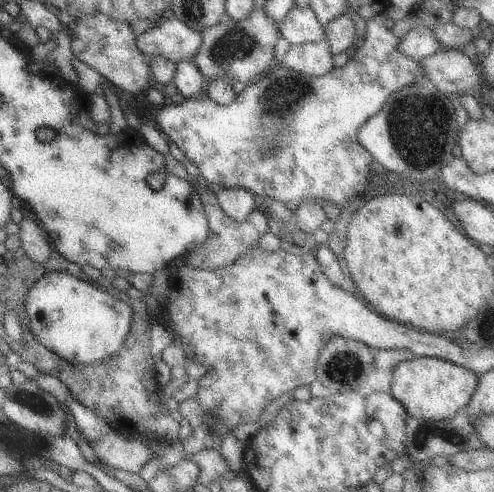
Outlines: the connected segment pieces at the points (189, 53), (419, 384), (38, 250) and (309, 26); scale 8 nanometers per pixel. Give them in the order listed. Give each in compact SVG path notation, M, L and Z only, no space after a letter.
M175 15L164 19L159 25L151 26L137 37L137 46L148 59L156 55L162 55L168 60L174 61L175 64L180 61L192 61L198 54L202 42L203 31L194 30L192 27L186 26Z
M418 357L402 361L393 370L391 395L401 402L408 415L425 421L441 421L463 412L476 390L478 379L475 372L464 366L436 357Z
M23 218L19 224L22 247L35 263L43 263L53 251L49 234L36 220Z
M305 3L294 5L280 22L279 29L291 44L317 43L326 38L323 24Z

